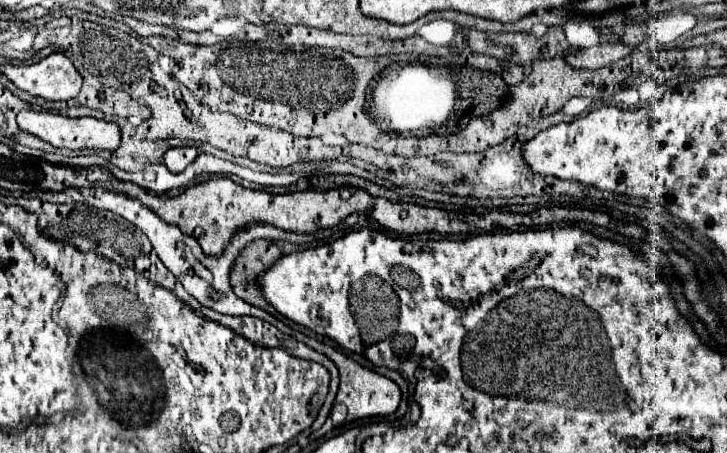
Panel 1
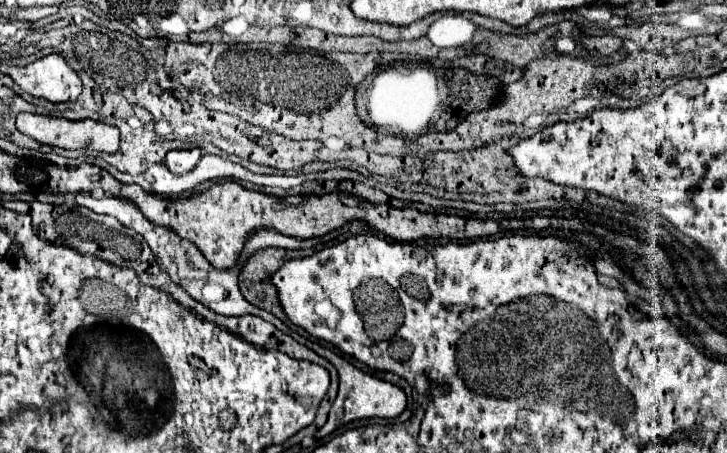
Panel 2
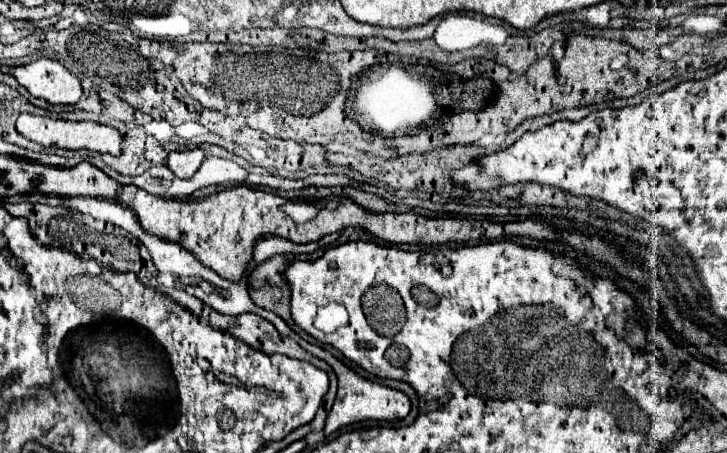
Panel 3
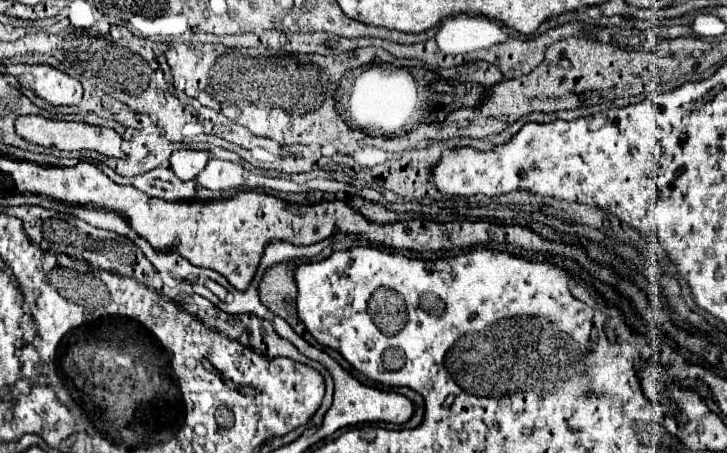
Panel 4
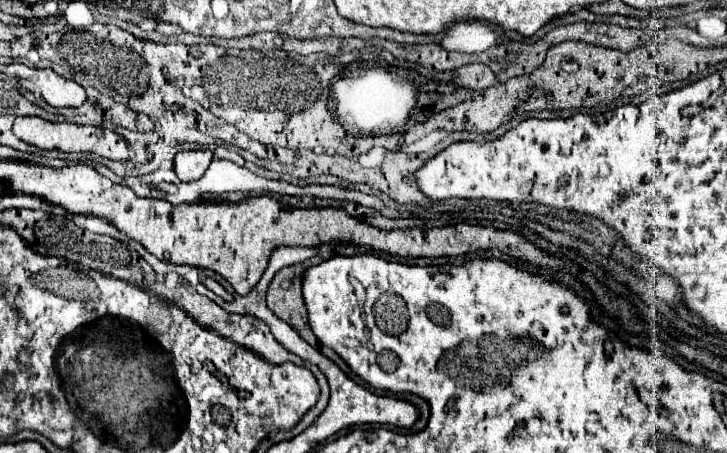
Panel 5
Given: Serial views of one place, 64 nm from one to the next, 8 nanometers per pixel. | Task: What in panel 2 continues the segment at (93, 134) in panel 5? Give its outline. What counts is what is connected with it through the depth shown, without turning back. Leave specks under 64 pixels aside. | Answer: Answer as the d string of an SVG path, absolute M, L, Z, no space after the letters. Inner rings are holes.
M22 112L16 118L16 126L22 134L26 134L42 144L50 144L50 146L58 146L58 148L66 148L66 150L90 148L90 150L114 154L114 152L118 152L118 144L120 144L120 130L116 126L88 120L88 118L74 122L74 120L66 120L66 118L50 118L50 116L42 116L42 114Z

